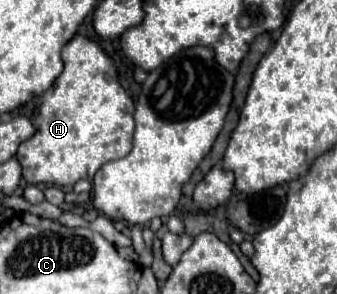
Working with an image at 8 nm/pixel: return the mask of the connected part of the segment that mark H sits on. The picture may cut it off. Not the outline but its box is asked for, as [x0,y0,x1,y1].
[18,36,134,186]

